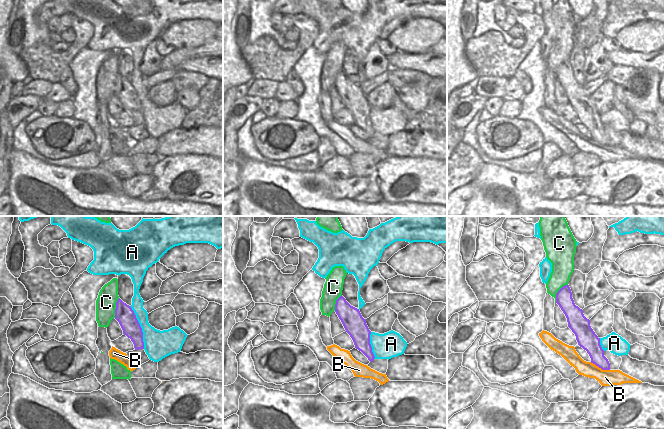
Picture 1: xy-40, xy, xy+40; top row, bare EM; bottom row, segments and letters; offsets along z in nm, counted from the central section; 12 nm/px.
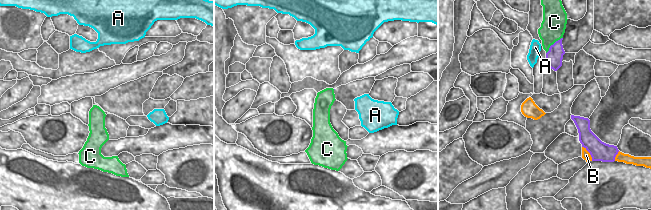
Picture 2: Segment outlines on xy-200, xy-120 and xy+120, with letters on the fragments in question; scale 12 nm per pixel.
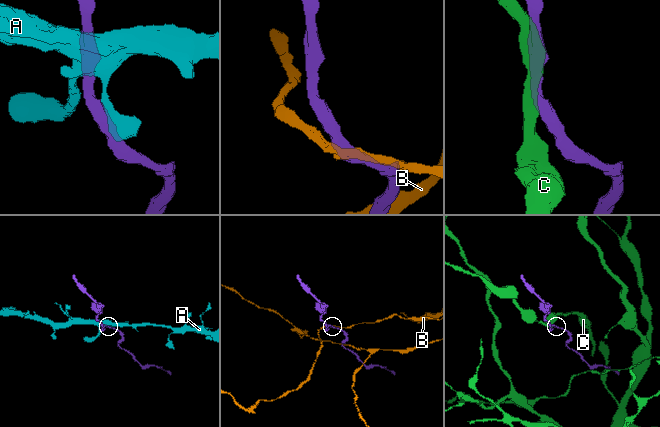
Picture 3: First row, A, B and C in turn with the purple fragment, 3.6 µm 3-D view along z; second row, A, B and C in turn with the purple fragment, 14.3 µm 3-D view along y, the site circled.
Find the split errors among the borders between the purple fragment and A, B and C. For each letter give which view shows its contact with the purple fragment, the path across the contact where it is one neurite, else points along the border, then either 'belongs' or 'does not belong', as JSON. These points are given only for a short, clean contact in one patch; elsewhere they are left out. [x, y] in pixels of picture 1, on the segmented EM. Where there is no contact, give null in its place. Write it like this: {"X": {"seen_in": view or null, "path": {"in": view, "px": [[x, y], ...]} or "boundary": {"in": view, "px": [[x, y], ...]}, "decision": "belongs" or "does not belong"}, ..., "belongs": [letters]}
{"A": {"seen_in": "xy-40", "decision": "does not belong"}, "B": {"seen_in": "xy+40", "decision": "does not belong"}, "C": {"seen_in": "xy+40", "decision": "does not belong"}, "belongs": []}

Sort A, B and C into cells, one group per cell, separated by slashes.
A / B / C

